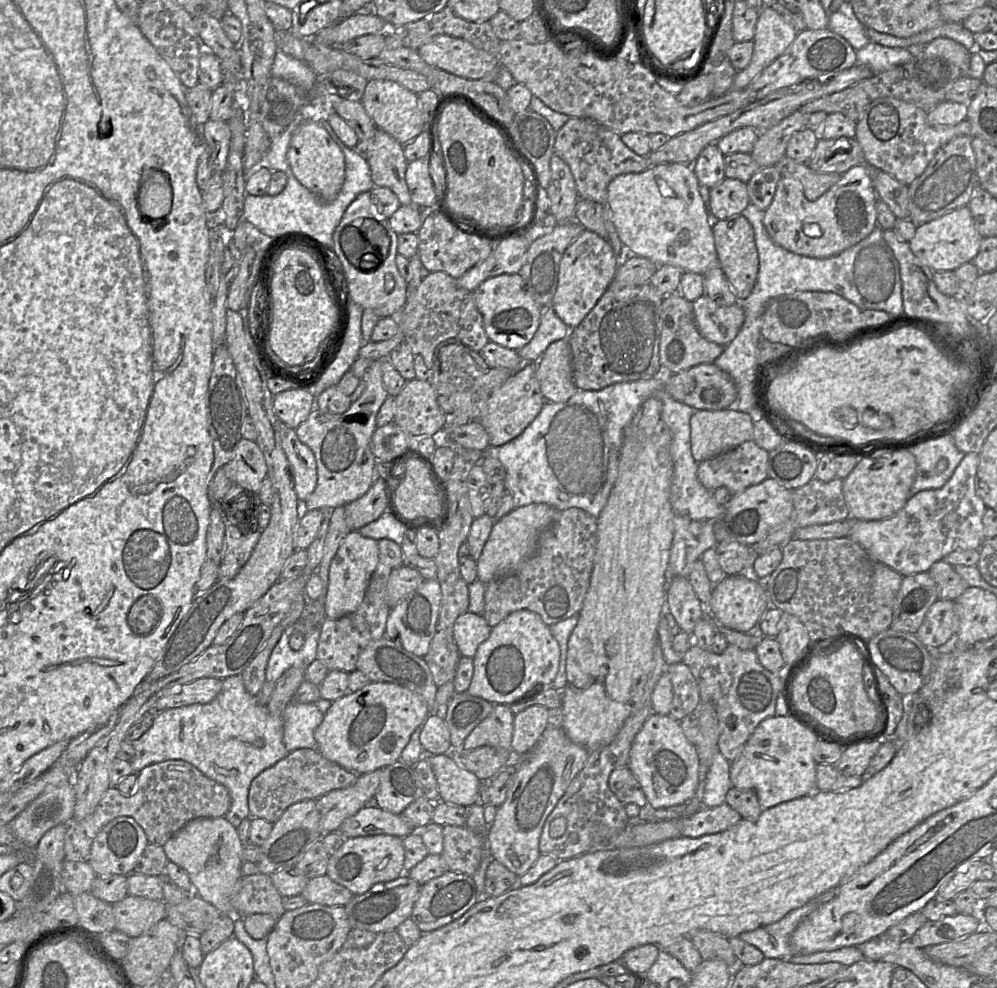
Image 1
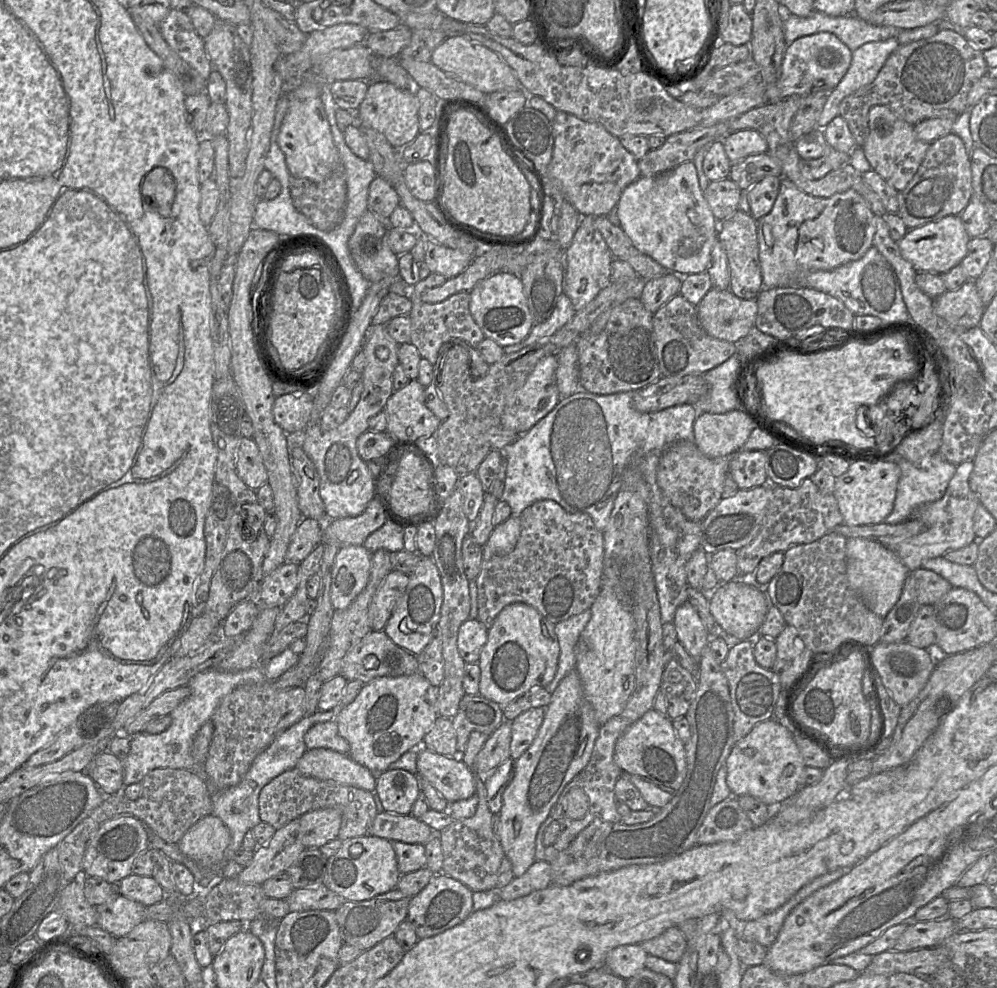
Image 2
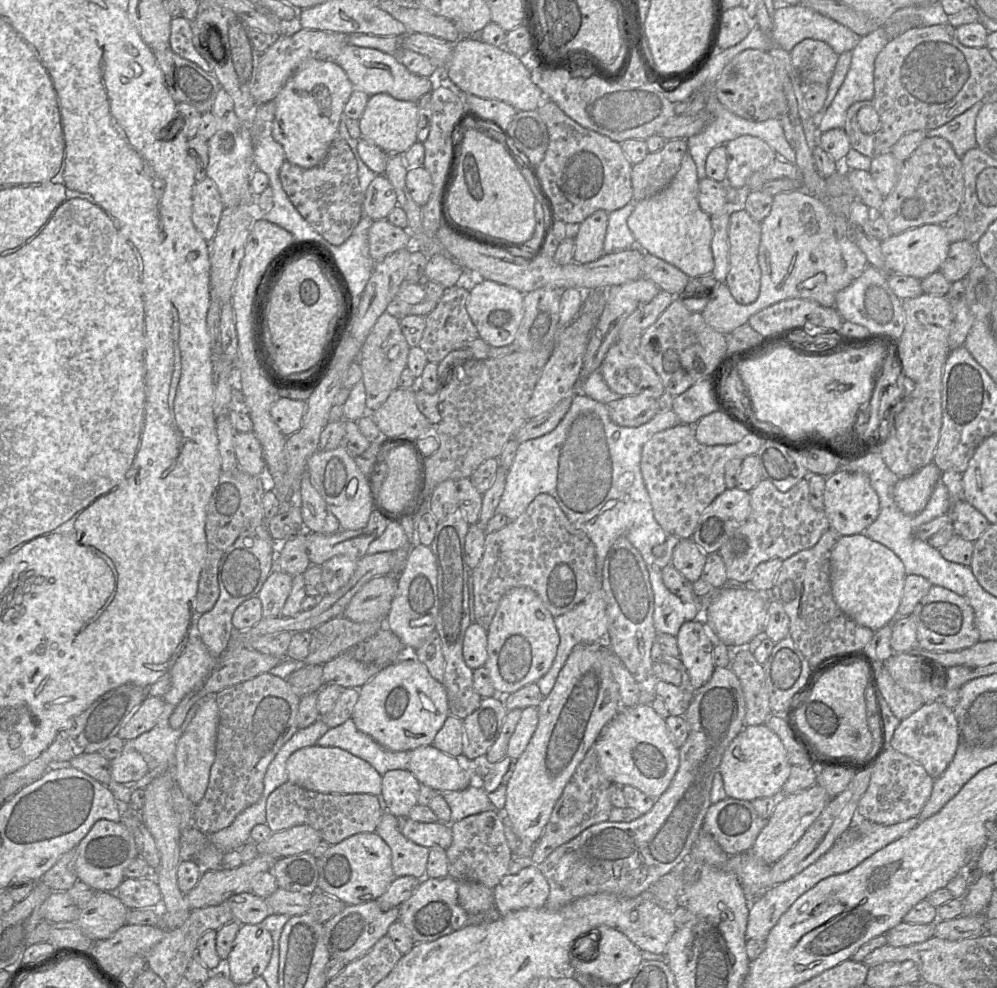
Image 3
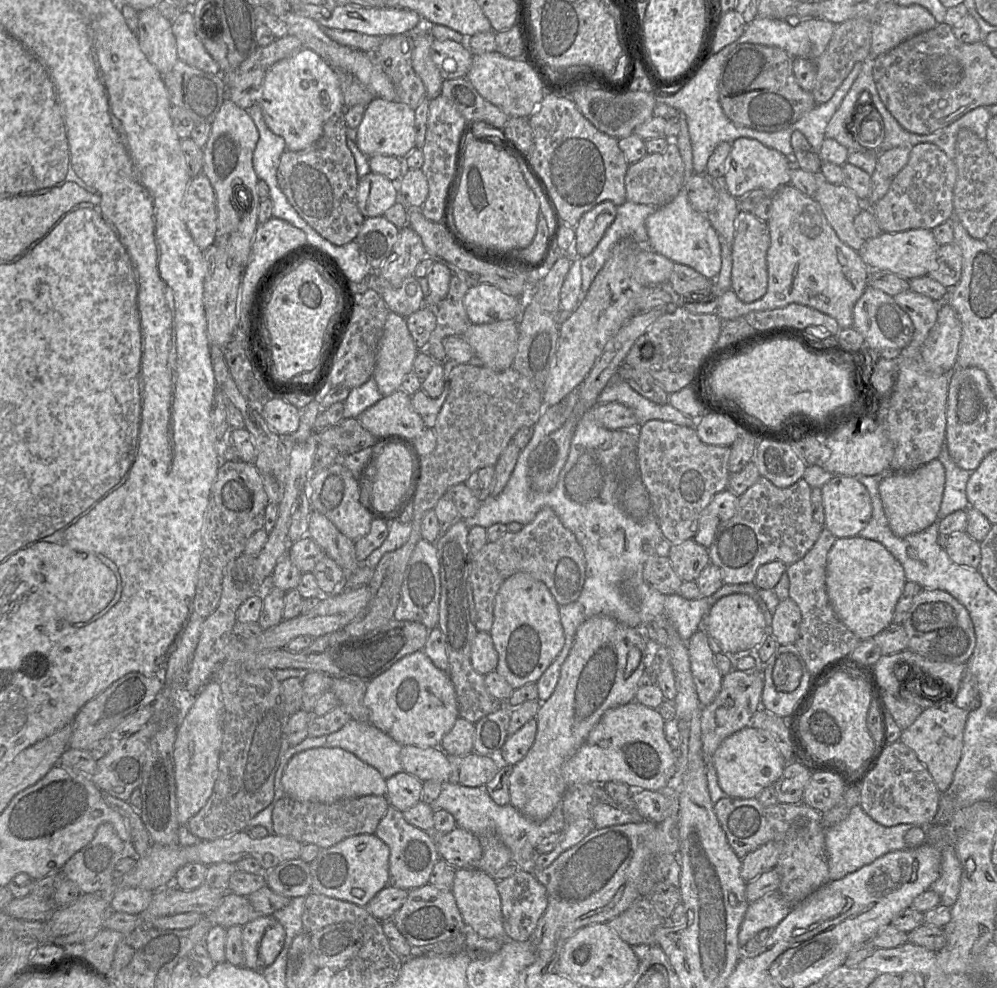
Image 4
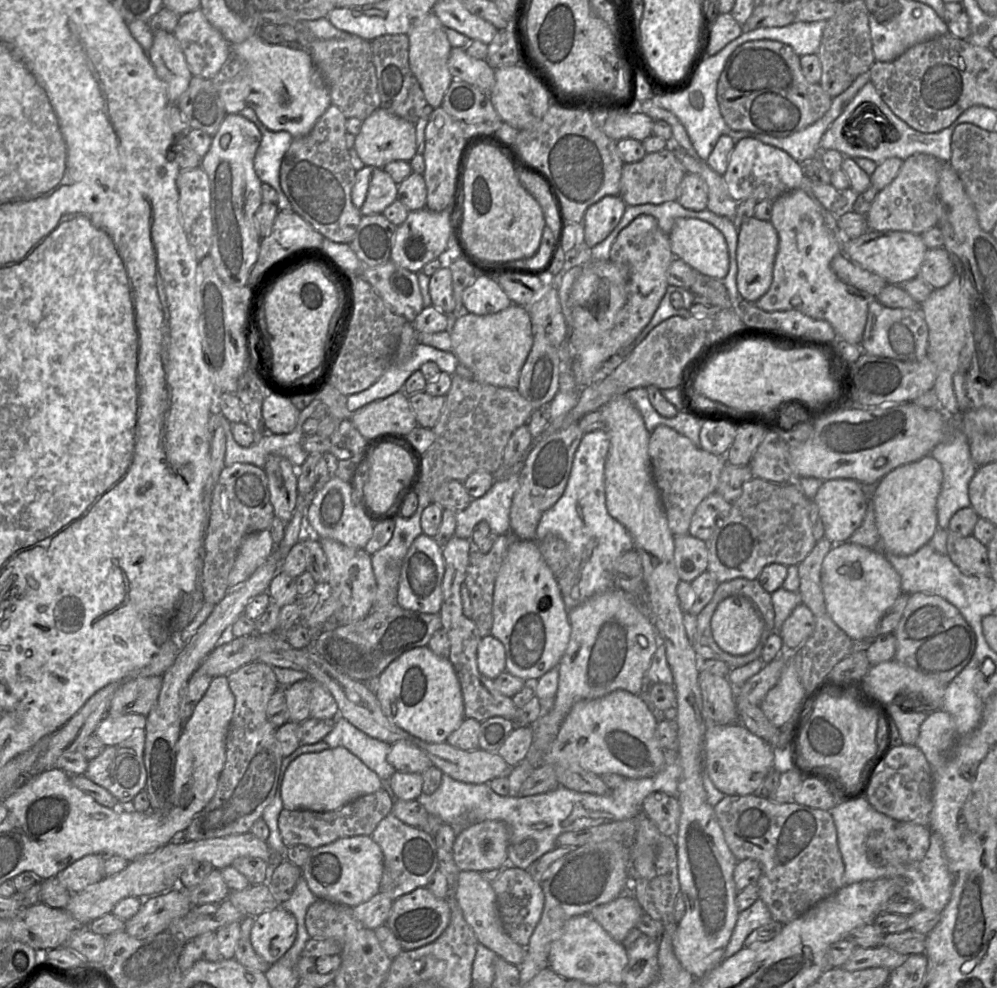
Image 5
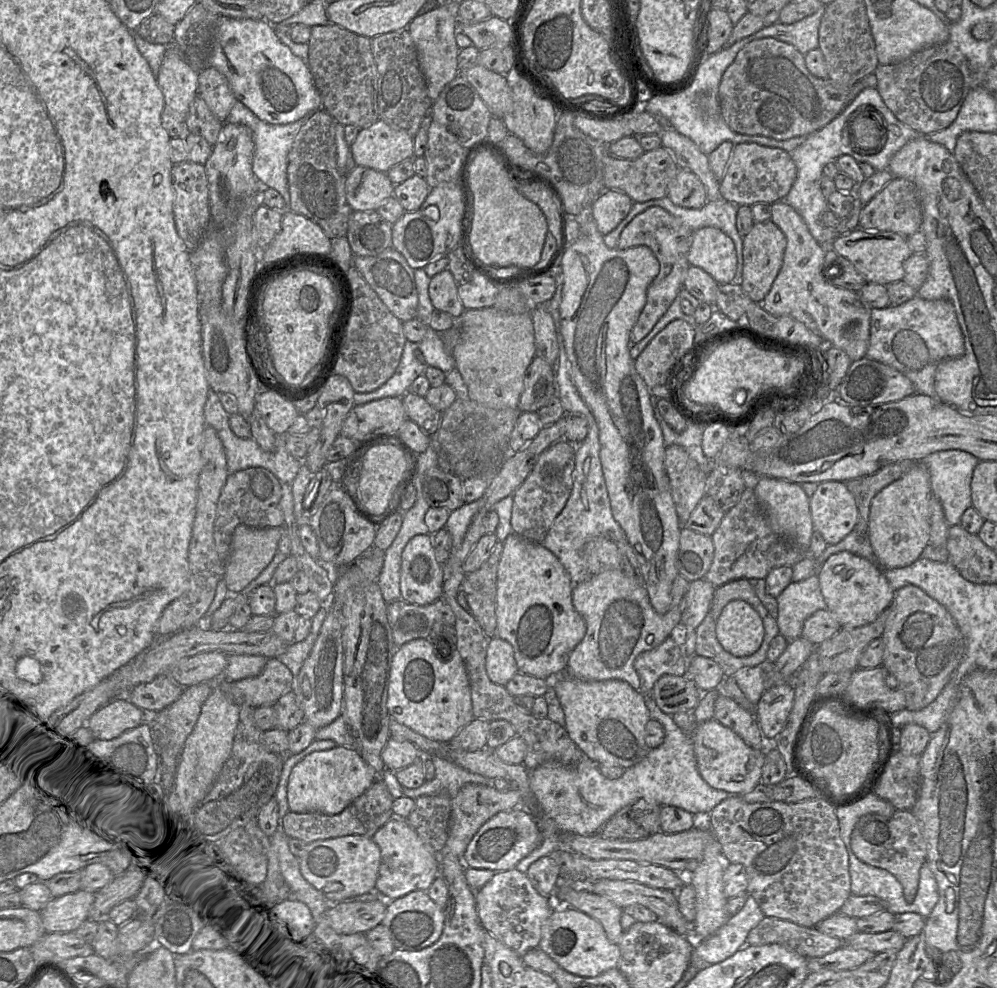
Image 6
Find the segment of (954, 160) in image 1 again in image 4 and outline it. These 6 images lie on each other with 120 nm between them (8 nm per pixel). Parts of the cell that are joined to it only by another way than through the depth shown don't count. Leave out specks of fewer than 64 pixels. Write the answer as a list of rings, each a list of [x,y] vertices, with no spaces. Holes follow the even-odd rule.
[[[933,143],[915,145],[911,149],[907,164],[892,179],[885,196],[871,207],[882,232],[932,230],[951,219],[955,182],[956,166],[953,159]]]

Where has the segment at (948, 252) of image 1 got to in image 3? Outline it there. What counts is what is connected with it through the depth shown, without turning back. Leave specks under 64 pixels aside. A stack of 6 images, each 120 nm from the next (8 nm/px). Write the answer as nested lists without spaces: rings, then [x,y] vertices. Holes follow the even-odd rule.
[[[925,224],[882,241],[881,251],[888,271],[922,280],[939,271],[948,257],[950,244],[942,225]]]

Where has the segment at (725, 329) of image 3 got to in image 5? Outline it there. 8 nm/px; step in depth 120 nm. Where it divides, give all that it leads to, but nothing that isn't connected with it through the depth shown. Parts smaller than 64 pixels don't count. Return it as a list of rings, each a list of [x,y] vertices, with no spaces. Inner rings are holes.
[[[797,189],[773,200],[770,223],[778,235],[778,249],[773,266],[773,280],[769,290],[754,305],[766,312],[796,310],[812,319],[827,321],[838,339],[860,345],[868,316],[868,306],[875,297],[842,282],[831,270],[830,262],[842,253],[843,241],[831,233],[821,215],[822,206],[809,193]]]

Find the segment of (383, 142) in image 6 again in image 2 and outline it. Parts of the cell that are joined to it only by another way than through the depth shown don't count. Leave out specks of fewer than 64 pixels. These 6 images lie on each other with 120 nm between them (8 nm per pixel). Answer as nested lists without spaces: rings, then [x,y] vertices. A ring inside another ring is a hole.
[[[385,80],[367,82],[369,84],[366,96],[356,111],[356,122],[382,133],[394,148],[401,150],[420,133],[419,101],[415,90],[401,89]]]

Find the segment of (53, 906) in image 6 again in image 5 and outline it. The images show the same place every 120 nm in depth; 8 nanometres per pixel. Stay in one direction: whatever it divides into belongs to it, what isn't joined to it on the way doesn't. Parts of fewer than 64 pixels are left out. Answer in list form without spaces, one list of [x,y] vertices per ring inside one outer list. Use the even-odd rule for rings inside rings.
[[[251,831],[197,841],[183,841],[176,838],[149,854],[129,862],[128,866],[118,874],[104,877],[81,892],[73,893],[65,910],[82,925],[89,925],[95,919],[111,913],[113,907],[126,897],[134,896],[144,900],[177,887],[181,873],[191,863],[206,861],[214,868],[223,869],[231,866],[239,857],[257,857],[270,864],[271,856],[272,851],[267,842],[256,837]]]

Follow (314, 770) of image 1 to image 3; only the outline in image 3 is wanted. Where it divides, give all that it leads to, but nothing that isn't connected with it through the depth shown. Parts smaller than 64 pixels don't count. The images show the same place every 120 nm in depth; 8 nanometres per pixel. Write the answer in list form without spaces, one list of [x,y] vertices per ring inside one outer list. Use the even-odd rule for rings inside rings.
[[[290,781],[276,788],[266,802],[266,822],[273,832],[308,825],[331,846],[364,832],[376,832],[382,818],[378,797],[372,794],[324,794],[302,788]]]

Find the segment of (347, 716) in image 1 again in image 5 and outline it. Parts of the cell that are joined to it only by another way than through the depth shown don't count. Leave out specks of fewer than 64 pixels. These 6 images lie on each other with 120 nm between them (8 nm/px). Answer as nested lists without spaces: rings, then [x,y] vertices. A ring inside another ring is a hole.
[[[427,646],[413,648],[392,661],[378,676],[375,695],[384,715],[396,726],[429,743],[446,742],[448,736],[465,719],[461,685],[449,658],[435,655]]]

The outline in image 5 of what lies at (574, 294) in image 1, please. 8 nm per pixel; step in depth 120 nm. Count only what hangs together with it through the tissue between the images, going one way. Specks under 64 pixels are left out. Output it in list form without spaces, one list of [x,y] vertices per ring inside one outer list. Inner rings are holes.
[[[605,196],[586,210],[583,226],[583,242],[592,248],[603,241],[620,222],[626,204],[619,196]]]

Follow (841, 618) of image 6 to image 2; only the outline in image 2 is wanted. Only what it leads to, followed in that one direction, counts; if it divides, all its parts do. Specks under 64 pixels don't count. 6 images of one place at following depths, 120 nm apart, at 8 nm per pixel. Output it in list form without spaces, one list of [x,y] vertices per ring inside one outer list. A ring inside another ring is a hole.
[[[847,538],[845,555],[846,576],[850,588],[872,612],[884,619],[898,601],[910,571],[891,549],[875,540]]]

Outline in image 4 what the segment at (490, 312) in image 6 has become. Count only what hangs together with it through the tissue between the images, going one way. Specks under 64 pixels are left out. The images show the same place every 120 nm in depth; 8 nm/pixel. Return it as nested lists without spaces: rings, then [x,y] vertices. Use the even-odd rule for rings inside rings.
[[[518,320],[471,323],[462,335],[482,365],[496,371],[510,368],[517,353]]]

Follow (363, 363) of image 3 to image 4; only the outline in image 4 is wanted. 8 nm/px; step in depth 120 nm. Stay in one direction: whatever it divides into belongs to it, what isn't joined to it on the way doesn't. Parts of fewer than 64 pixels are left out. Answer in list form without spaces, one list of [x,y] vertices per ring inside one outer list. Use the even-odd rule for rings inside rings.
[[[390,311],[378,343],[372,378],[383,397],[401,389],[403,378],[413,370],[413,362],[419,352],[406,318]]]

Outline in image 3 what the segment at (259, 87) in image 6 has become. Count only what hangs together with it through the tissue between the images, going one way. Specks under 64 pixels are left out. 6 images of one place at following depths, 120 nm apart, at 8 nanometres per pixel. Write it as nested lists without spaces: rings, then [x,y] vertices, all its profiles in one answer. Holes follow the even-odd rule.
[[[307,59],[298,67],[274,99],[272,136],[282,145],[286,161],[306,169],[322,163],[353,90],[346,72],[332,60]]]

